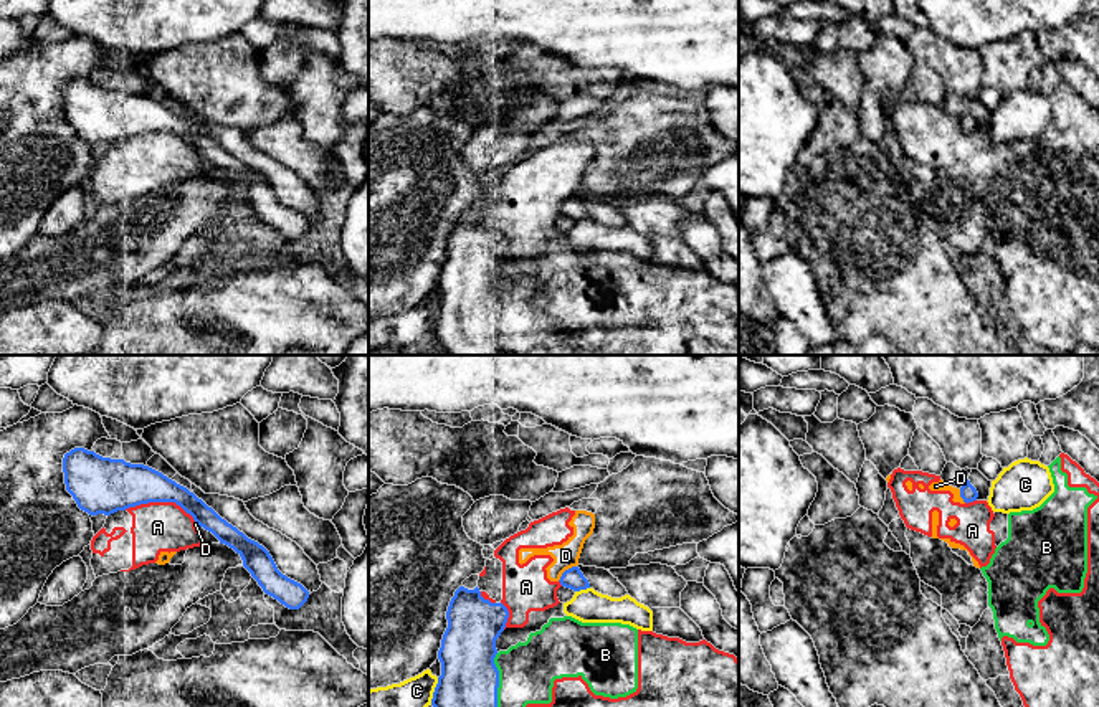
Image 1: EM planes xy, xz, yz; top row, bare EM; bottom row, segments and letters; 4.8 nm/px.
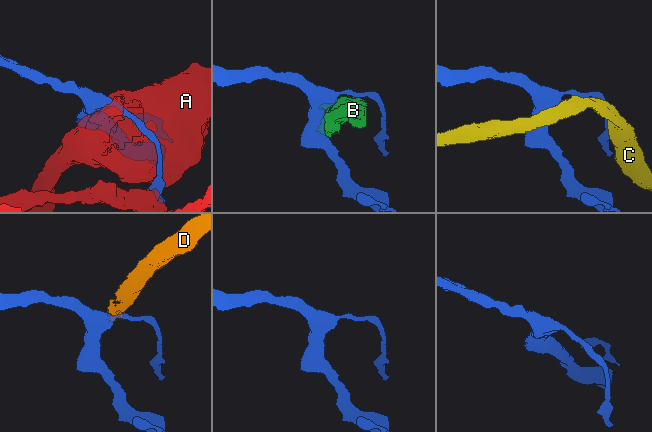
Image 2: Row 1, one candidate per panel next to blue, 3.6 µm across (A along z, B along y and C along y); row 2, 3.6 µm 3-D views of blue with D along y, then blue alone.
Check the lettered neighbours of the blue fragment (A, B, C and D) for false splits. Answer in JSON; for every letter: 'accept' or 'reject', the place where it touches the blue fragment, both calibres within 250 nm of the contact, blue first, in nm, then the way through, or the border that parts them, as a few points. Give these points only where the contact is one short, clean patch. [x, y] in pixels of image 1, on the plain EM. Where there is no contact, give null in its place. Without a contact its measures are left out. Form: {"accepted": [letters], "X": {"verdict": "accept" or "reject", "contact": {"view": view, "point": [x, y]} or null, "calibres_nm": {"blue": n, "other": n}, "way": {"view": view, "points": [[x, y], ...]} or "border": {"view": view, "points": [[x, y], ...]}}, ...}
{"accepted": [], "A": {"verdict": "reject", "contact": {"view": "xy", "point": [161, 131]}, "calibres_nm": {"blue": 260, "other": 240}}, "B": {"verdict": "reject", "contact": {"view": "xz", "point": [498, 316]}, "calibres_nm": {"blue": 300, "other": 280}}, "C": {"verdict": "reject", "contact": {"view": "xz", "point": [435, 321]}, "calibres_nm": {"blue": 300, "other": 170}}, "D": {"verdict": "reject", "contact": {"view": "xz", "point": [566, 200]}, "calibres_nm": {"blue": 100, "other": 120}, "border": {"view": "xz", "points": [[575, 195], [569, 197], [557, 210]]}}}

